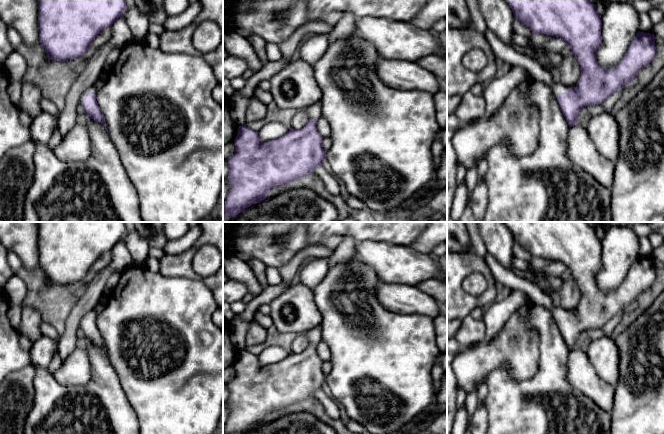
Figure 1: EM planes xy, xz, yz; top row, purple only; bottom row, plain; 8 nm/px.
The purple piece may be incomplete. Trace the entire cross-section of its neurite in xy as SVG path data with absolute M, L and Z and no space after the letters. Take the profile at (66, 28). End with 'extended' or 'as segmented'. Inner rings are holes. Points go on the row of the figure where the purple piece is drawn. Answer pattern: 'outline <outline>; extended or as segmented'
outline M38 0L39 43L47 57L69 61L83 57L92 40L124 14L125 0Z; as segmented

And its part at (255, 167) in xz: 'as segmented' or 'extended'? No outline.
extended

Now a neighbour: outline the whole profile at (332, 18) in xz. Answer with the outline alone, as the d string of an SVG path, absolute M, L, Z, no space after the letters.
M332 12L327 15L321 16L317 21L326 22L334 26L343 16L343 12Z

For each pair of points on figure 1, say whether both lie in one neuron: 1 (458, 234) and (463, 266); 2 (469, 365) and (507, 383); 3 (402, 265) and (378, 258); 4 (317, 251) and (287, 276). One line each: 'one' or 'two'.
1: two
2: two
3: one
4: one

